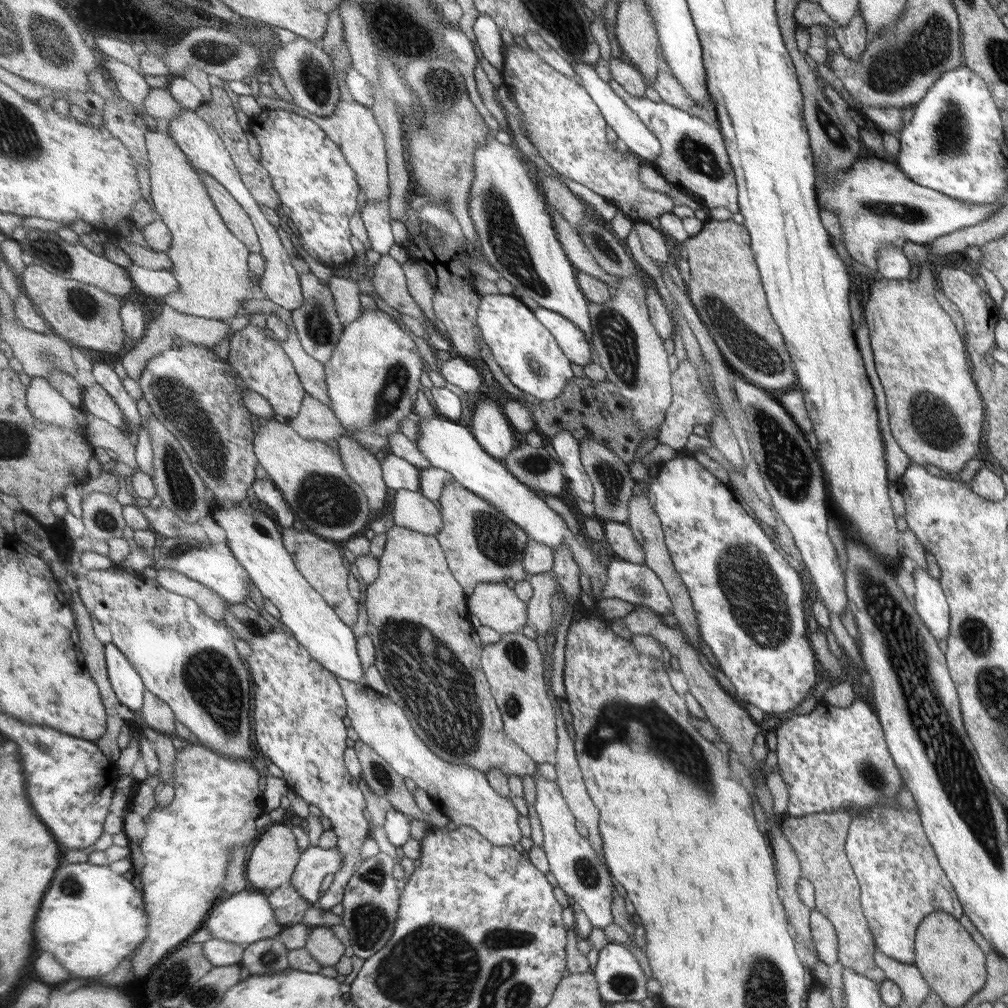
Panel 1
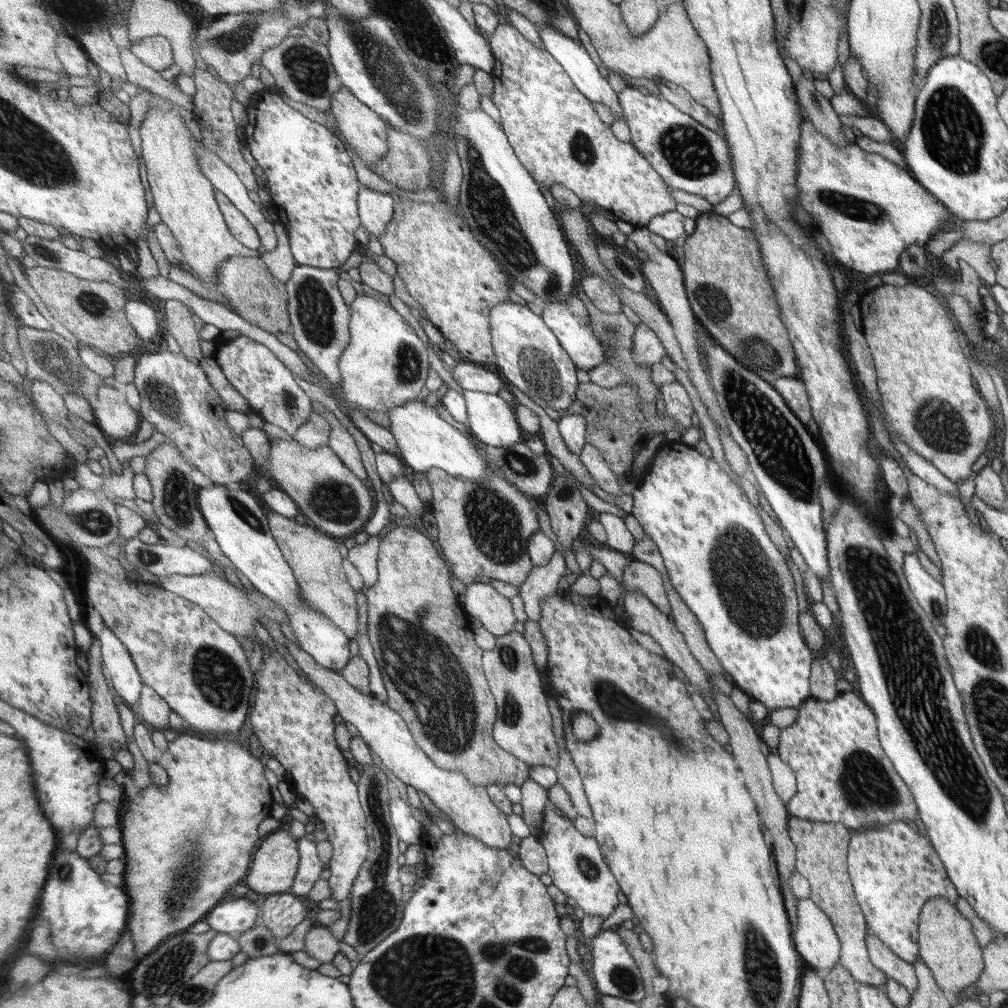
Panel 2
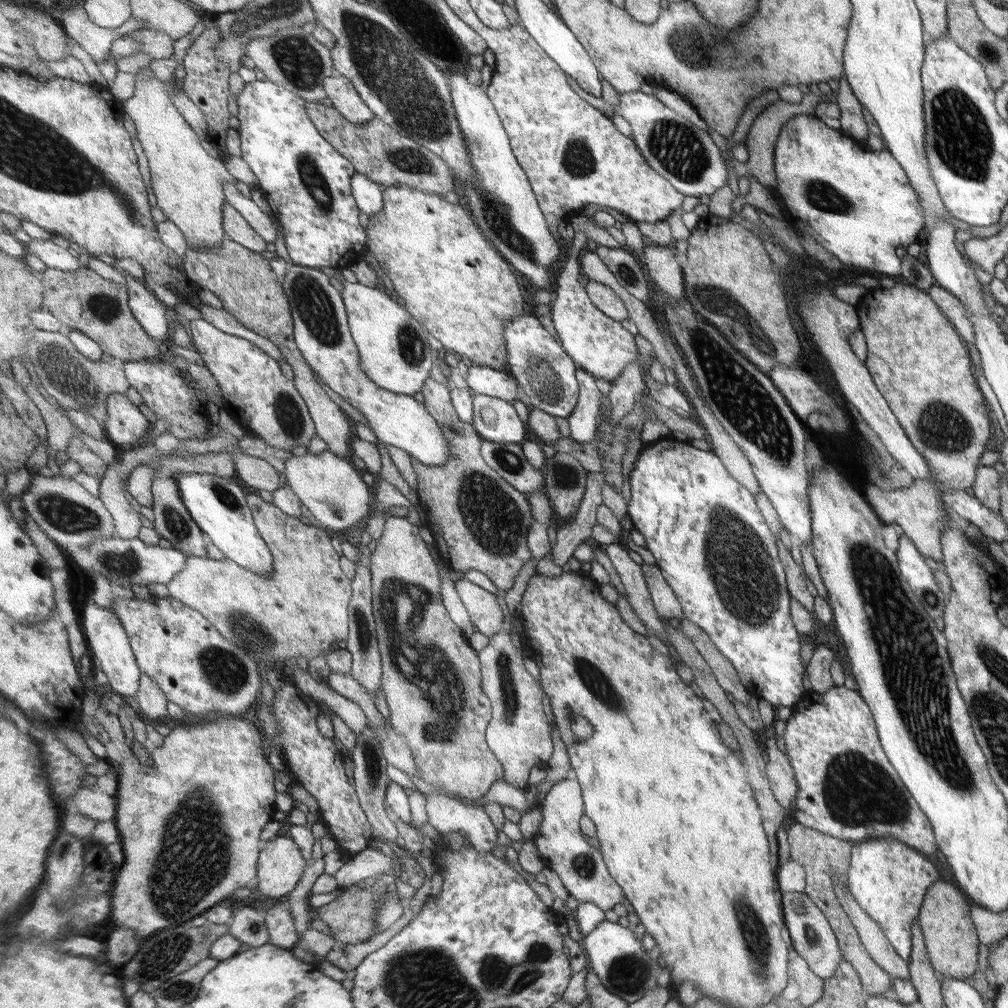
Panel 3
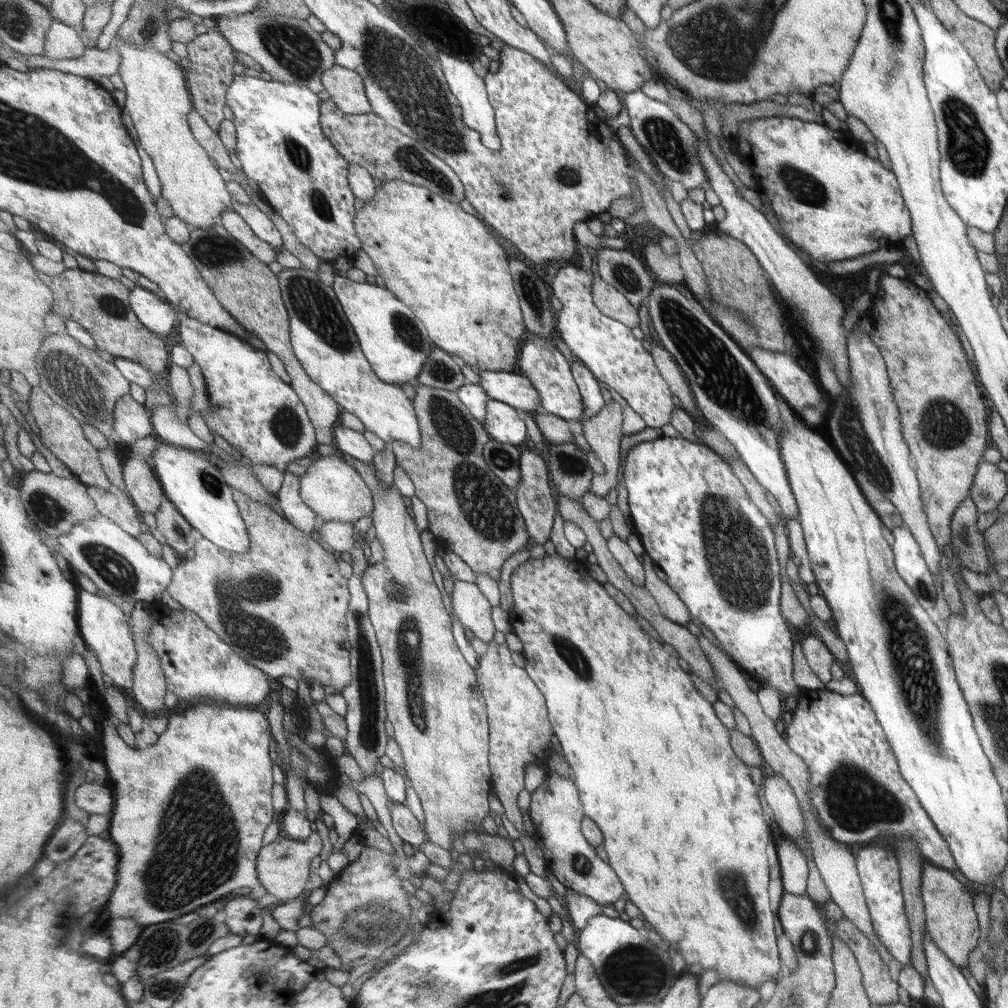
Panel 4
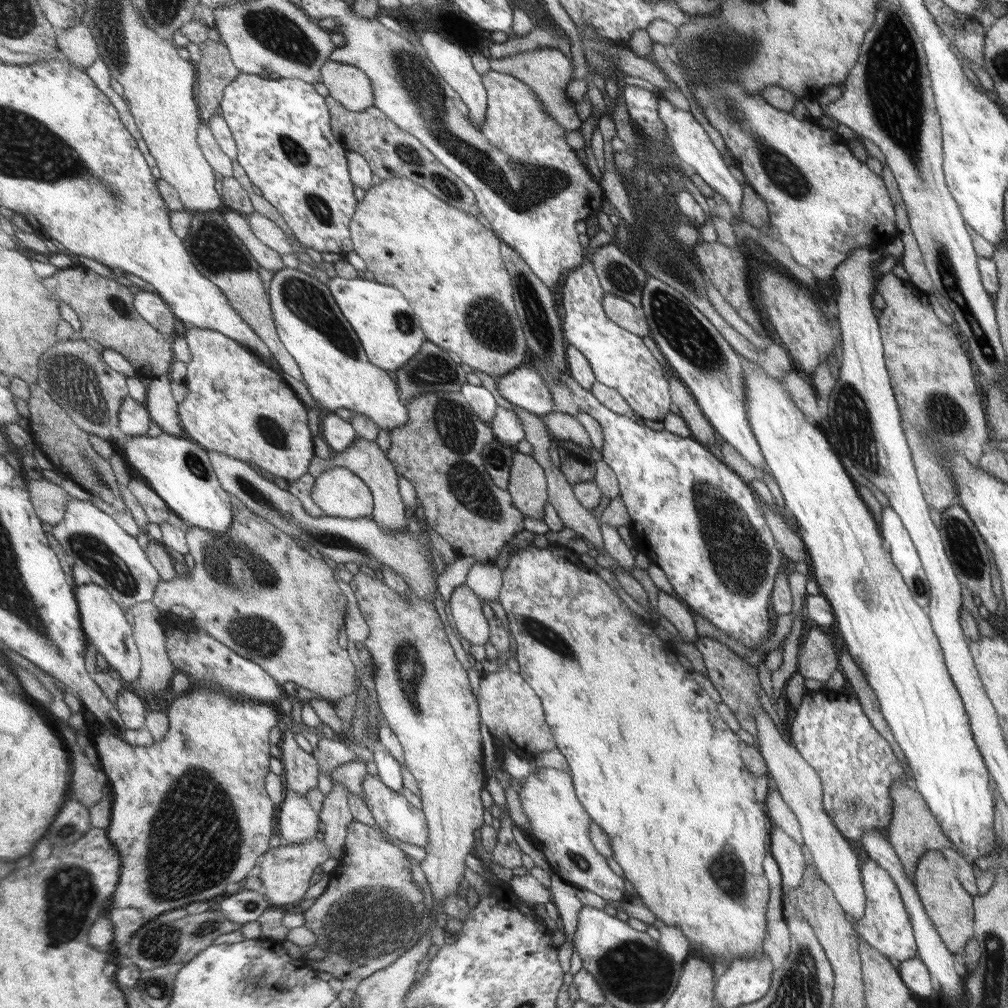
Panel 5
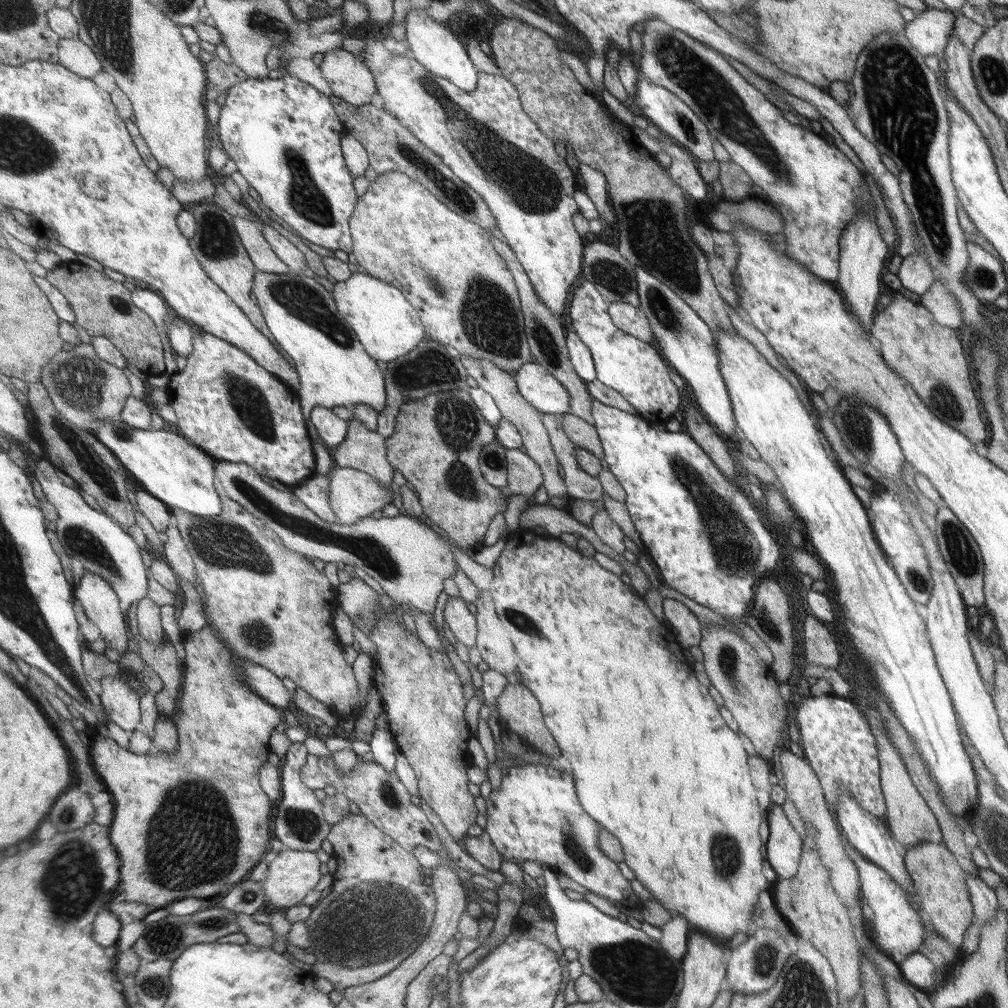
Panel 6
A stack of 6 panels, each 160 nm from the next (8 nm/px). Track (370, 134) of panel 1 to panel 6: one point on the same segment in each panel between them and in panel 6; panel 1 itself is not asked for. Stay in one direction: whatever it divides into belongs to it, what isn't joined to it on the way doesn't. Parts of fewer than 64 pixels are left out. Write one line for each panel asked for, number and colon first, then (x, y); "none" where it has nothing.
2: (366, 131)
3: (341, 91)
4: (346, 87)
5: (351, 86)
6: (352, 80)

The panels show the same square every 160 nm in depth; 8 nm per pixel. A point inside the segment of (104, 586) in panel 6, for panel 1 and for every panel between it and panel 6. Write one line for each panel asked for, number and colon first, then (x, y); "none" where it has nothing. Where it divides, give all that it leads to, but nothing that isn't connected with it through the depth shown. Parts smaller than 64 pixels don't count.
1: (129, 686)
2: (125, 677)
3: (106, 638)
4: (104, 627)
5: (104, 622)

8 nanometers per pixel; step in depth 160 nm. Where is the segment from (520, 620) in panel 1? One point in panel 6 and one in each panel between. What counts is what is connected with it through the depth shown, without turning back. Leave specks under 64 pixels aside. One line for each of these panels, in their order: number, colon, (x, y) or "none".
2: (485, 605)
3: (486, 615)
4: (473, 609)
5: (466, 608)
6: (459, 622)

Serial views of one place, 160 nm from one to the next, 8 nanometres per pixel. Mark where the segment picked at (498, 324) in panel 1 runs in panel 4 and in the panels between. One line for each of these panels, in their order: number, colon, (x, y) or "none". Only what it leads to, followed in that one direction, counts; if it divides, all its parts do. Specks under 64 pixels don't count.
2: (530, 355)
3: (546, 372)
4: (552, 375)

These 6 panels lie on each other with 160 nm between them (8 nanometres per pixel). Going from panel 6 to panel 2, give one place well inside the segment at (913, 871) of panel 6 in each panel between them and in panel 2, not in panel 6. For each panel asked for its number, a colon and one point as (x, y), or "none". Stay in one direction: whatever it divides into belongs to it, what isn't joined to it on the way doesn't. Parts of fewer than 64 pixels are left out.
2: (945, 937)
3: (951, 941)
4: (948, 911)
5: (946, 902)

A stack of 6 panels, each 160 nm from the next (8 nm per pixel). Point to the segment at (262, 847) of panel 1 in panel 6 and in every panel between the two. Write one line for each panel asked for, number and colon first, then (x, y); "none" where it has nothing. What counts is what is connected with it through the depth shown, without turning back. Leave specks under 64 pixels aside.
2: (276, 865)
3: (282, 865)
4: (284, 866)
5: (286, 873)
6: (292, 874)

